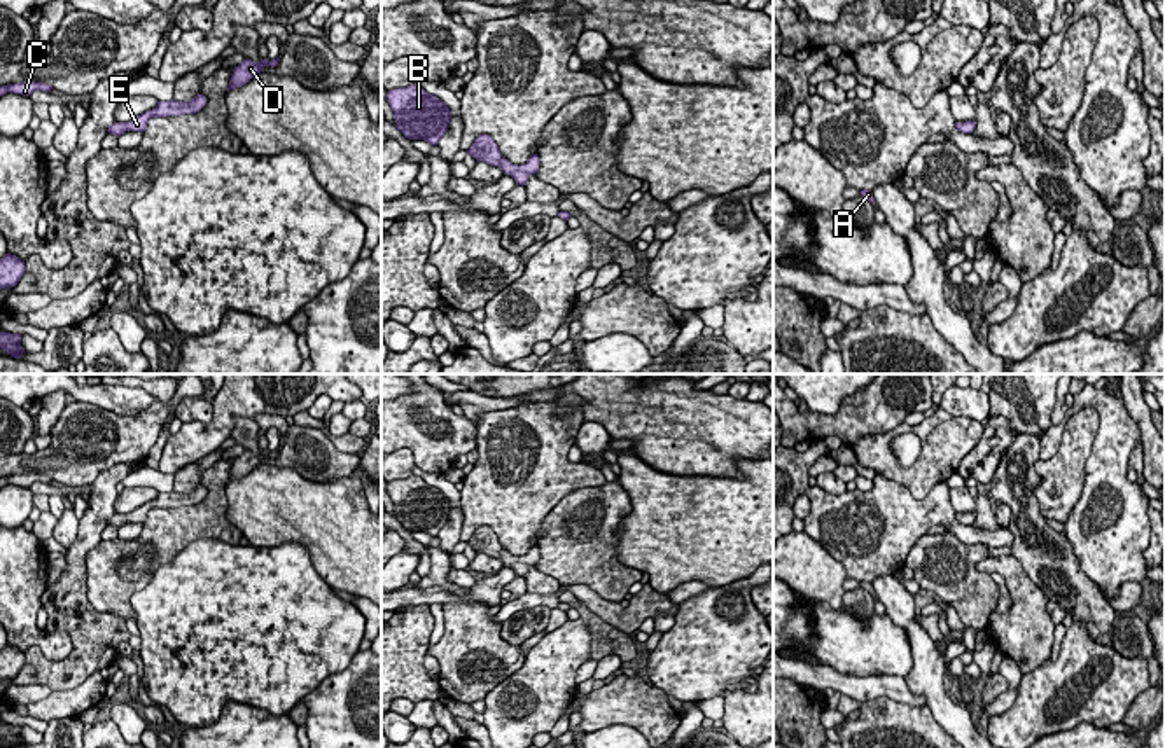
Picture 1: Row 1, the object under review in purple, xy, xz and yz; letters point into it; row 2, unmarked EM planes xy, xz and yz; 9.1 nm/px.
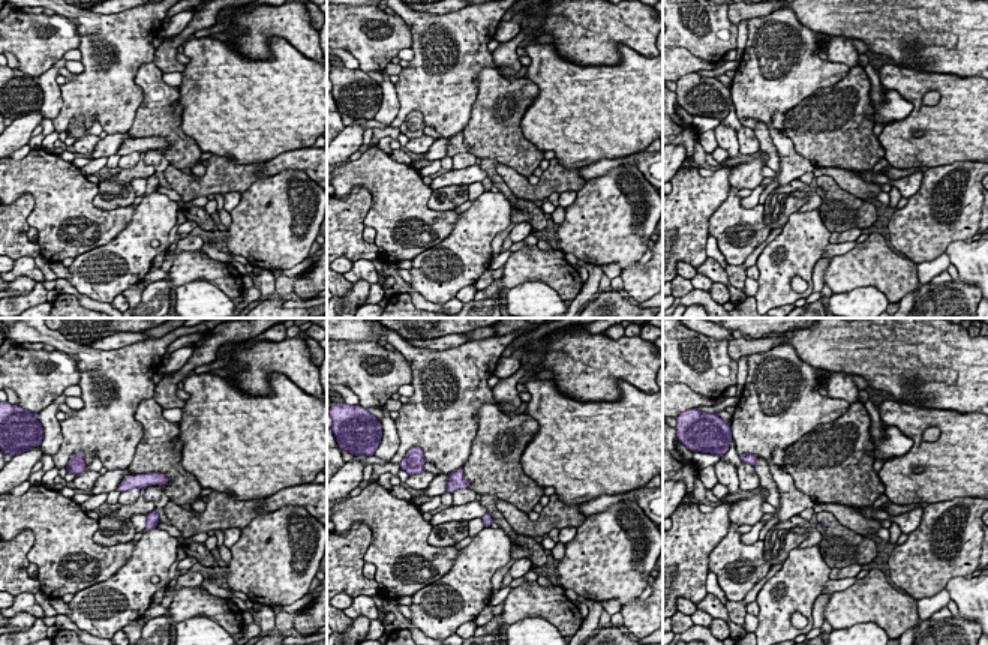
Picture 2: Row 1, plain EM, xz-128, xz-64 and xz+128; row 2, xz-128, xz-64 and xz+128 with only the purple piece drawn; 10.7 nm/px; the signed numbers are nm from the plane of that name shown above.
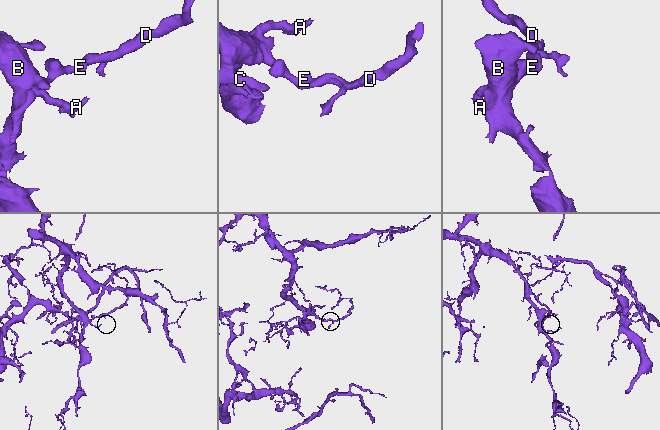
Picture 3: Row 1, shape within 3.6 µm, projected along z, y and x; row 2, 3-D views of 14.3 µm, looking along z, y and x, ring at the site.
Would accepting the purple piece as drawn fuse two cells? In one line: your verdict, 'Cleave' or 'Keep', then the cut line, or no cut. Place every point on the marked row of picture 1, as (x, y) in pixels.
Keep. No split

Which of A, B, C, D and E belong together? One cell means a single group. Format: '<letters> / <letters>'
A B C D E

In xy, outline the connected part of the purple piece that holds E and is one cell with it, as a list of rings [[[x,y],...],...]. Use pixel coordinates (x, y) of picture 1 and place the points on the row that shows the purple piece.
[[[196,94],[191,101],[159,101],[156,108],[135,117],[129,122],[114,122],[107,131],[110,135],[121,136],[126,131],[145,131],[147,122],[152,117],[170,117],[170,115],[185,115],[196,114],[206,105],[206,96]]]

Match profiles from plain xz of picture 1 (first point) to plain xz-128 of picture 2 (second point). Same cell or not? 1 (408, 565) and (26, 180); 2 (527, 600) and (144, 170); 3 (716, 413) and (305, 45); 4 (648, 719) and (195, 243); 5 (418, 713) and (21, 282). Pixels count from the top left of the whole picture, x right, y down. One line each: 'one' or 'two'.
1: two
2: one
3: one
4: two
5: two

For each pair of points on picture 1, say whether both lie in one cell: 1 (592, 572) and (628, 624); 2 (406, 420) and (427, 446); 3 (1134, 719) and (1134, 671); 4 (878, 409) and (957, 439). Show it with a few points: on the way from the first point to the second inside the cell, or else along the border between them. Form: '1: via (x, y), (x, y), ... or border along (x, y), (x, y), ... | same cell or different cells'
1: border along (572, 584), (586, 584), (618, 603) | different cells
2: via (413, 427), (425, 439) | same cell
3: border along (1146, 689), (1132, 703), (1122, 722) | different cells
4: border along (903, 422), (865, 437) | different cells

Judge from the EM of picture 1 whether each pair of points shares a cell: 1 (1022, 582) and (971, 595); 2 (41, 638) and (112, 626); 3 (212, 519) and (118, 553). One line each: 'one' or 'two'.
1: two
2: two
3: one

